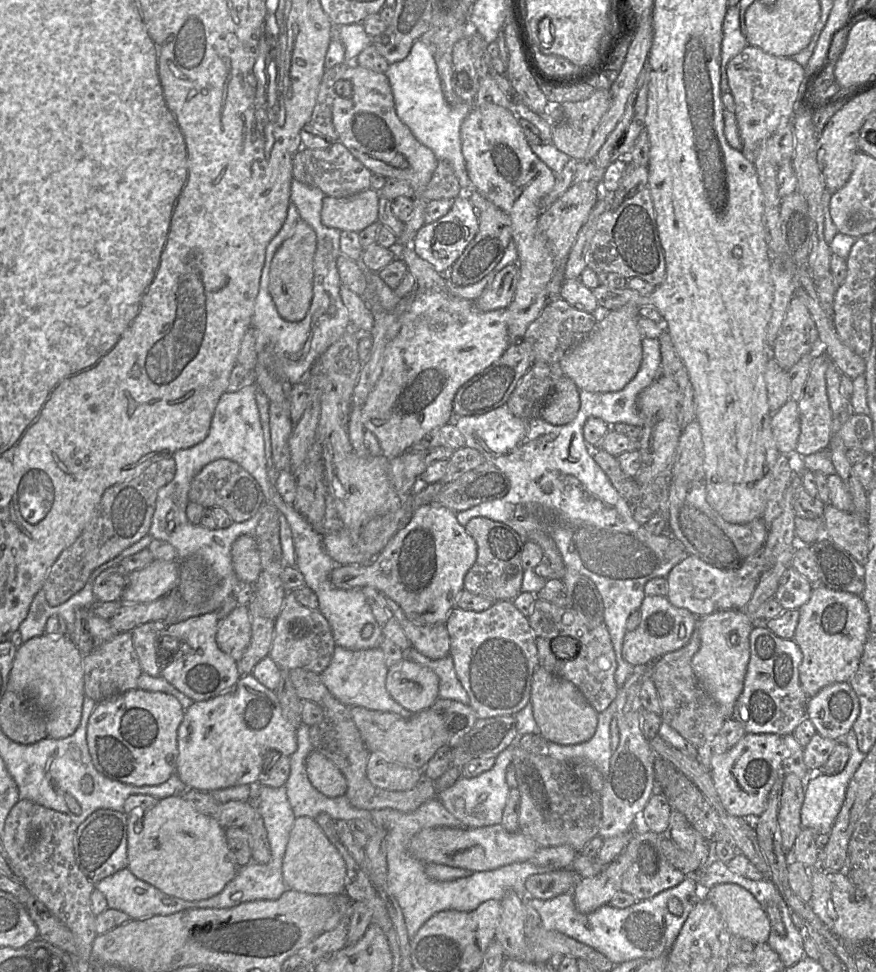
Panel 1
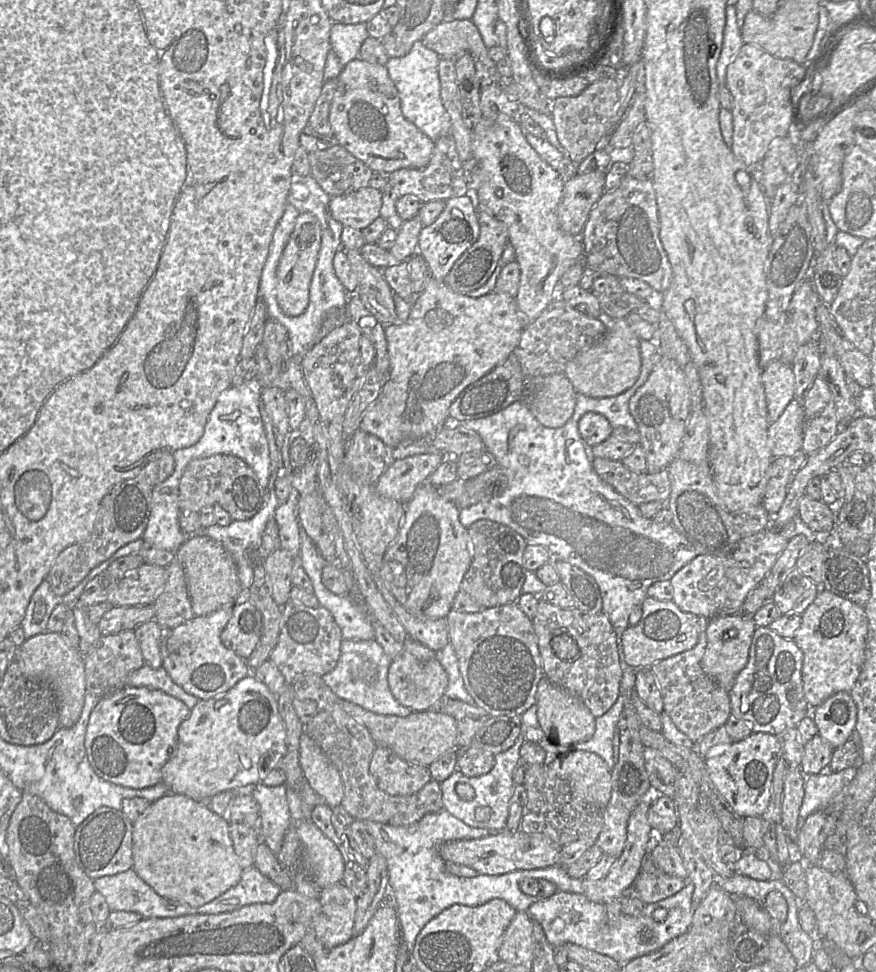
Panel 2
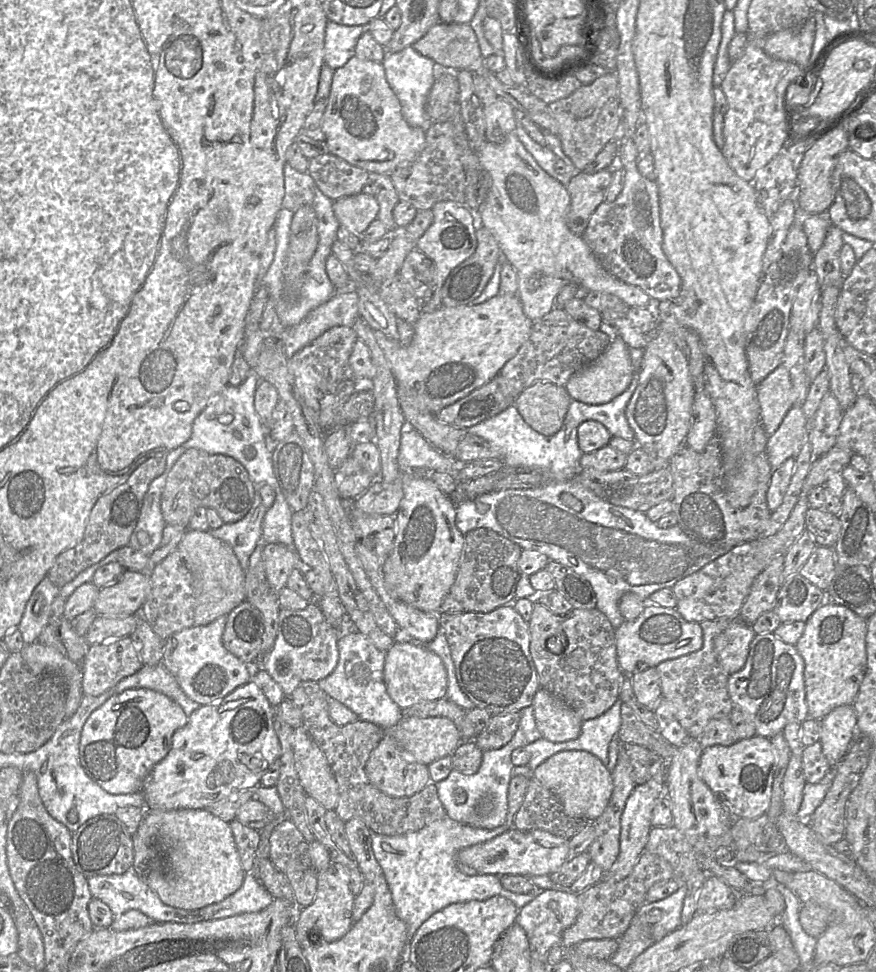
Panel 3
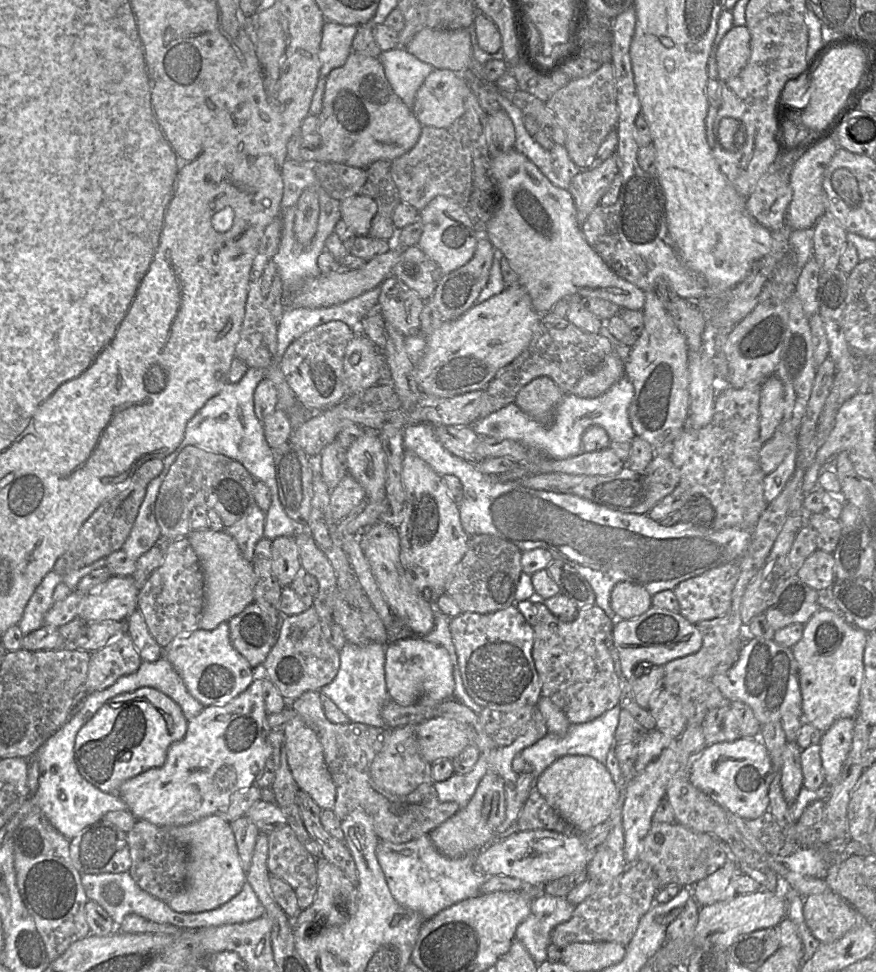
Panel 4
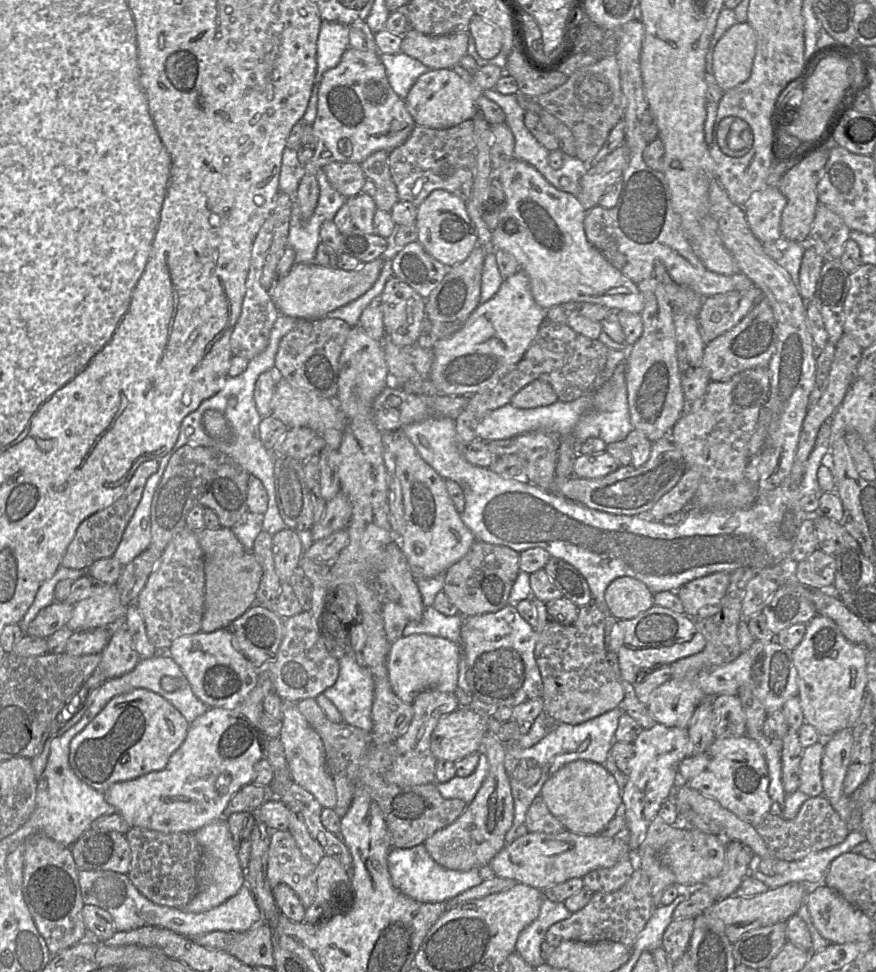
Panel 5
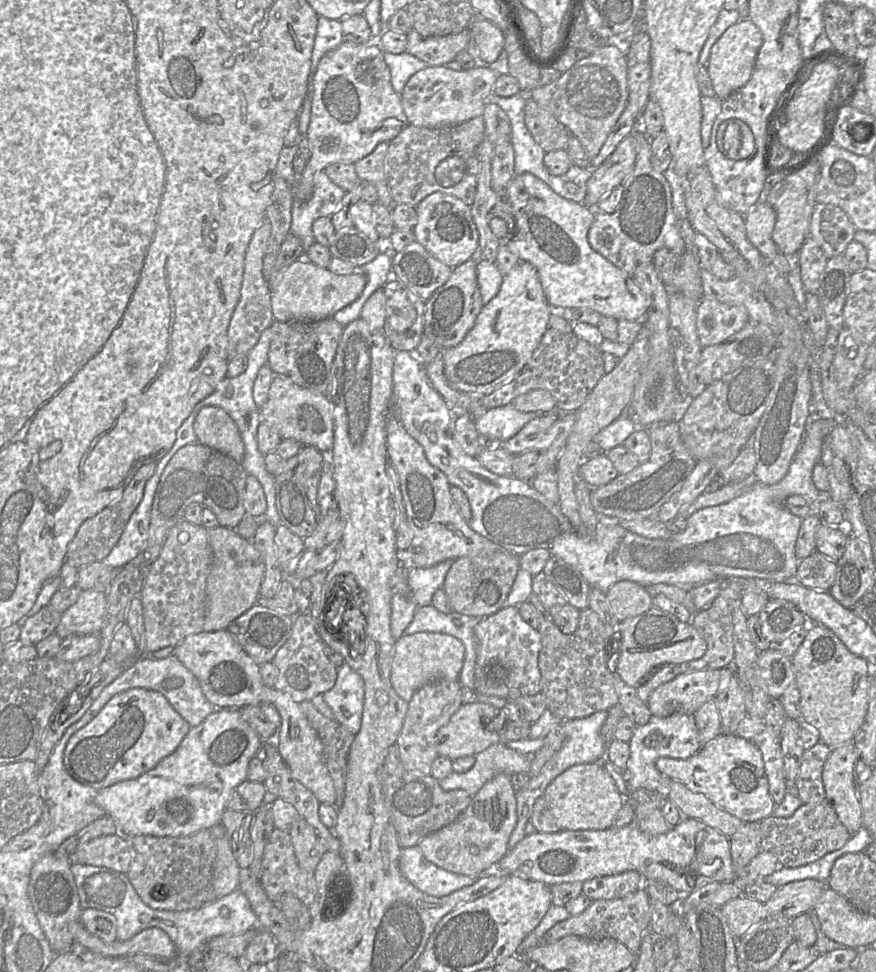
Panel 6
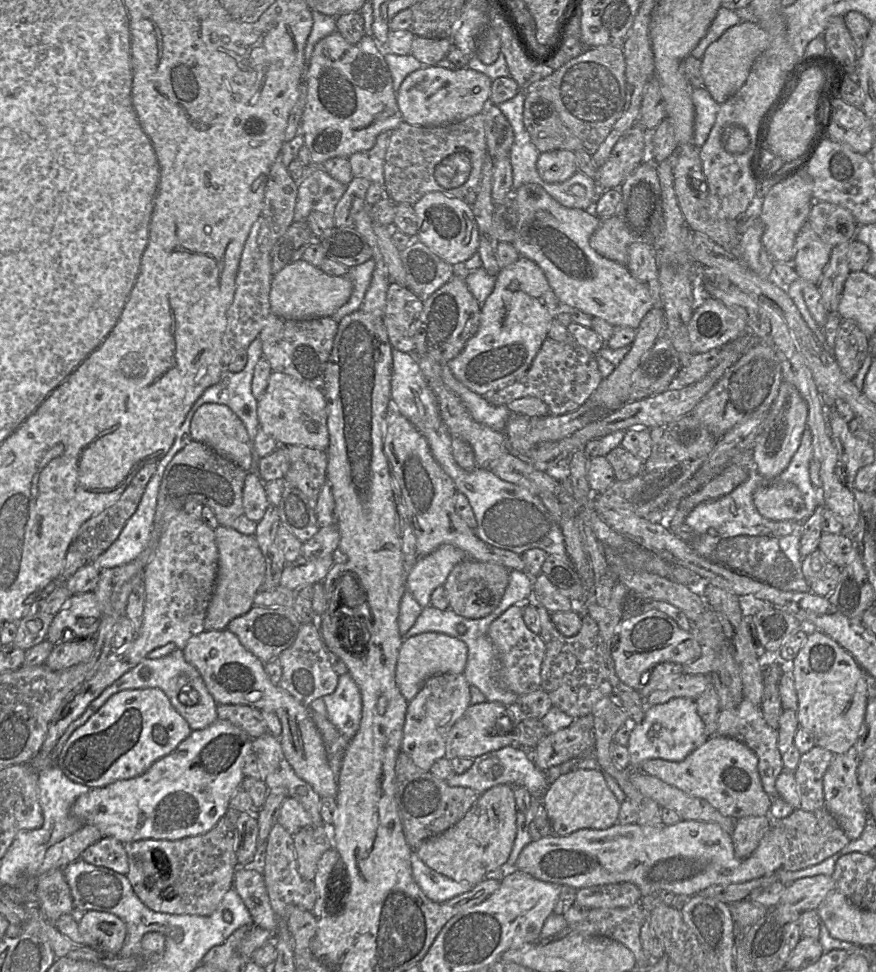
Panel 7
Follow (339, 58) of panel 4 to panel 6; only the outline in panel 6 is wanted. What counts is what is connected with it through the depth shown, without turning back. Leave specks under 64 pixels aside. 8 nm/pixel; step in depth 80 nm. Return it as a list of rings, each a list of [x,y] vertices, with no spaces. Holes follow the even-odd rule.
[[[318,16],[308,84],[309,82],[314,82],[315,73],[321,58],[337,48],[343,41],[341,20]]]

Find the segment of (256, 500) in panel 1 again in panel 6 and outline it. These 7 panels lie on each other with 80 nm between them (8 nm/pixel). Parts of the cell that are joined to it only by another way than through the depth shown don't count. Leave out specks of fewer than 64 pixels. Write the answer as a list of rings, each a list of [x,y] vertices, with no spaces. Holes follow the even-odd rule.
[[[201,443],[181,447],[166,465],[152,502],[148,539],[139,554],[123,569],[151,565],[159,556],[170,529],[184,519],[185,510],[192,504],[209,508],[218,524],[235,529],[246,511],[243,500],[248,473],[231,457]]]

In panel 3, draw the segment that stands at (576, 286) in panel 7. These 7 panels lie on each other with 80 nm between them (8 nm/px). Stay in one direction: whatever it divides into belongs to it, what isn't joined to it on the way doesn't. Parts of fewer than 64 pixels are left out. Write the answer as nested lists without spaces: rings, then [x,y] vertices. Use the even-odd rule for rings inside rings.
[[[515,132],[507,135],[500,144],[484,141],[477,153],[480,165],[491,177],[491,187],[480,204],[477,212],[486,227],[497,240],[500,251],[514,267],[518,277],[517,295],[524,314],[532,321],[549,313],[555,306],[555,298],[561,288],[574,283],[589,291],[609,293],[620,298],[629,307],[650,306],[651,297],[640,287],[626,283],[608,273],[580,235],[570,231],[566,223],[566,214],[570,206],[570,195],[566,186],[547,174],[525,149]]]

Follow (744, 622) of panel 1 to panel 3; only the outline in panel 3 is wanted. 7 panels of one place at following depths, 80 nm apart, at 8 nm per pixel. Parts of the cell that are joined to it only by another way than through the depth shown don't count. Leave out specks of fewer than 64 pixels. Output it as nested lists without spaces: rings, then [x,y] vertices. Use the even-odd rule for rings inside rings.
[[[738,620],[715,638],[716,658],[727,675],[743,668],[747,661],[750,644],[755,636],[756,633],[751,625]]]

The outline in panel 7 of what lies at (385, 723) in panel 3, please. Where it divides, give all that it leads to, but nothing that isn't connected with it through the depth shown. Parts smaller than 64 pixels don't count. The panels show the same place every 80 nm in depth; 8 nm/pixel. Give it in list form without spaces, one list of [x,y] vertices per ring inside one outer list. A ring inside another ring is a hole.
[[[347,672],[339,676],[336,690],[325,697],[323,700],[327,709],[328,720],[346,737],[352,739],[357,733],[362,716],[362,698],[357,684]]]

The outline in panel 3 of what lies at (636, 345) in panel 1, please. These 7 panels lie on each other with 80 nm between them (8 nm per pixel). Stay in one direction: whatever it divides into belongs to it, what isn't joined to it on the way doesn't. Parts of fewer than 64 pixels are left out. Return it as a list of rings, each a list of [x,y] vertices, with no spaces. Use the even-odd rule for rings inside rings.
[[[618,335],[597,360],[576,371],[567,381],[565,388],[572,400],[593,405],[604,404],[624,392],[630,385],[632,378],[633,367],[629,347]]]

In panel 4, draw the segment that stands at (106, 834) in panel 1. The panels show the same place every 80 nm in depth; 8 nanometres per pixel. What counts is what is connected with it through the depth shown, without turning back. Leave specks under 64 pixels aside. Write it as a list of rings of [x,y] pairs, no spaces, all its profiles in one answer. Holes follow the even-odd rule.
[[[101,819],[83,829],[70,840],[70,857],[80,874],[118,874],[128,872],[131,867],[127,833],[112,823]]]

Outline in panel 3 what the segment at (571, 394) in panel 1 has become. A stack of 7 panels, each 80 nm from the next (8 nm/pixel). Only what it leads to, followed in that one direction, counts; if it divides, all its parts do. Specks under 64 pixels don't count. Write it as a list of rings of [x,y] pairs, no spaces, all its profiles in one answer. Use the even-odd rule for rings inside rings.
[[[538,381],[523,390],[514,404],[530,427],[551,436],[561,429],[571,401],[565,386]]]

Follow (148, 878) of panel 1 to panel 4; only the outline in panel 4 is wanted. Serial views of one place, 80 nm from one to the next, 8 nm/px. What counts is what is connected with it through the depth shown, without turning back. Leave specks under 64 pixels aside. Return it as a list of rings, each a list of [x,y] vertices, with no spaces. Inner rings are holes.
[[[219,815],[207,816],[186,826],[167,828],[188,853],[183,888],[167,905],[179,913],[201,913],[214,910],[234,898],[246,882],[230,823]]]

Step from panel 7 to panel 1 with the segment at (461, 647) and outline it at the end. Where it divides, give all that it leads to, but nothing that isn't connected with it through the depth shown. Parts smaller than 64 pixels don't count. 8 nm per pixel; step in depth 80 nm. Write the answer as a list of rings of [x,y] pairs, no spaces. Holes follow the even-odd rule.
[[[403,658],[388,669],[389,695],[412,714],[430,709],[439,698],[438,676],[429,668]]]

